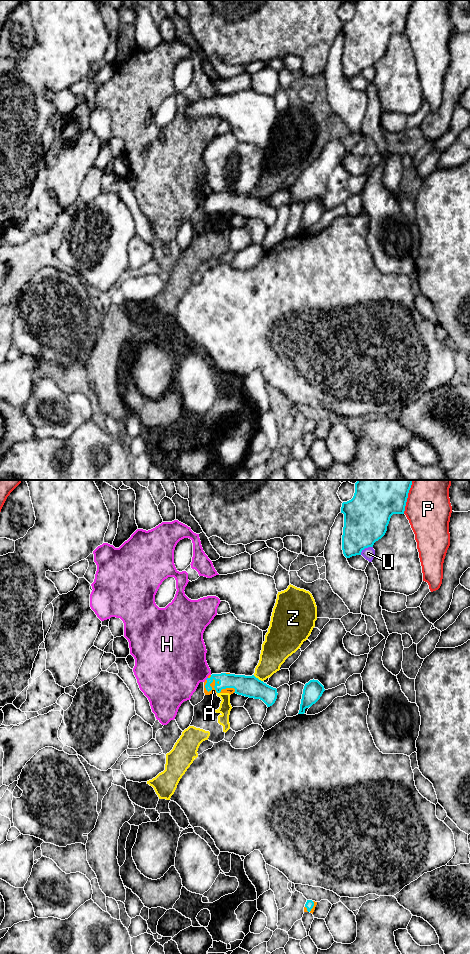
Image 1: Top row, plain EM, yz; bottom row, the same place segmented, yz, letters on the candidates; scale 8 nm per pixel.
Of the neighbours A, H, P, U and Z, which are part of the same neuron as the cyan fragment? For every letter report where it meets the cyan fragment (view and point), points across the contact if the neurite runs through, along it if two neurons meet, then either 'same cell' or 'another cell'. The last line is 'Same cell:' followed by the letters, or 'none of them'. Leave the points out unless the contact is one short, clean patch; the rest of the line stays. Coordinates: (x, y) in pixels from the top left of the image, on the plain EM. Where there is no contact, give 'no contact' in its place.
A: yz (207, 210) | same cell
H: no contact | another cell
P: yz (407, 17) | along yz (413, 0), (403, 33) | another cell
U: yz (365, 67) | along yz (372, 66), (366, 67), (360, 74) | another cell
Z: yz (257, 198) | another cell
Same cell: A

